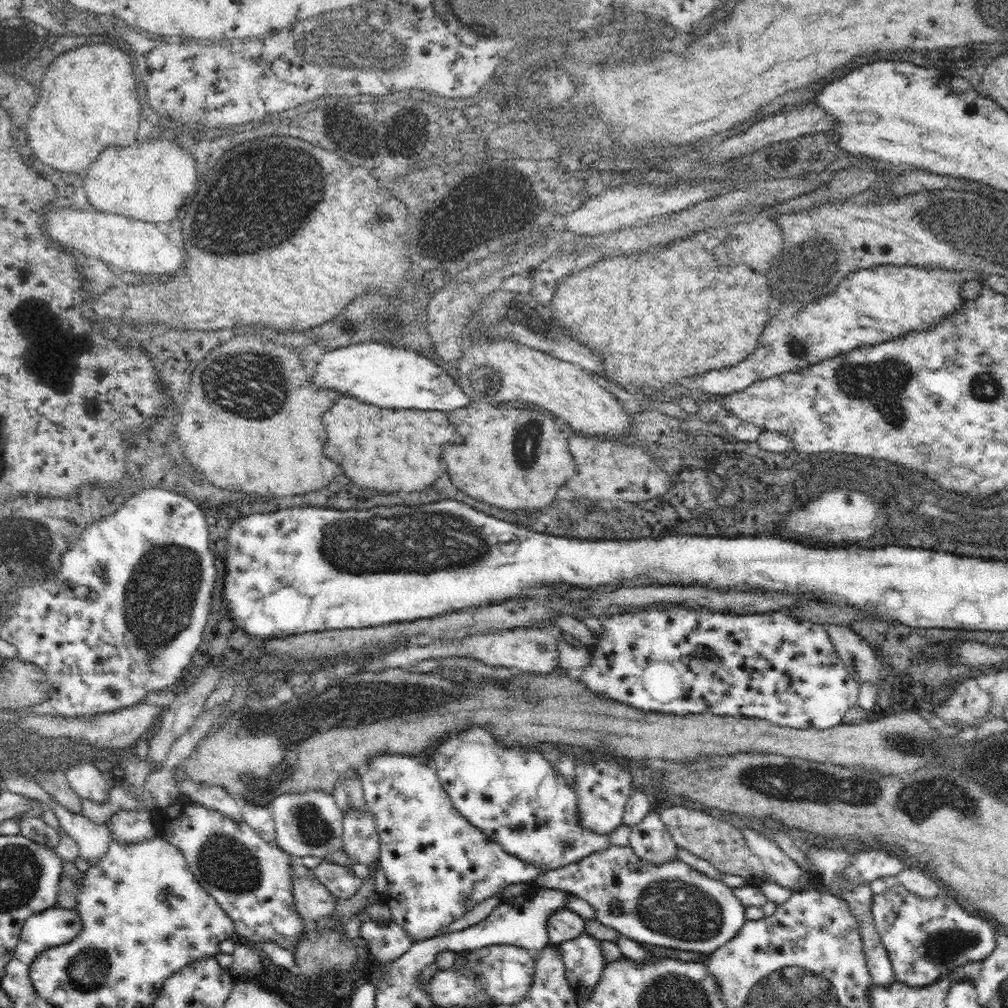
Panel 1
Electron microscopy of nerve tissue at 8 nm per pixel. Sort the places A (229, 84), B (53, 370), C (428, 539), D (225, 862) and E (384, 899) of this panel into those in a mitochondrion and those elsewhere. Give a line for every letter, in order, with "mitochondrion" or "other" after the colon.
A: other
B: mitochondrion
C: mitochondrion
D: mitochondrion
E: other

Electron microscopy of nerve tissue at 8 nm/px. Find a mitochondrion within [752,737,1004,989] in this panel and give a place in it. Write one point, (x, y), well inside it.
(920, 799)

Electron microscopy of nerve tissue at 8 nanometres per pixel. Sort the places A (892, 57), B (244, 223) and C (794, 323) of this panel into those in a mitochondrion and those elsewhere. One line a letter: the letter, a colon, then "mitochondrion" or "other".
A: other
B: mitochondrion
C: mitochondrion

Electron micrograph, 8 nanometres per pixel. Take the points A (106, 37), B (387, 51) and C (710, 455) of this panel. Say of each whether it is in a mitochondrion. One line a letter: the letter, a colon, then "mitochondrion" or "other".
A: other
B: mitochondrion
C: mitochondrion

